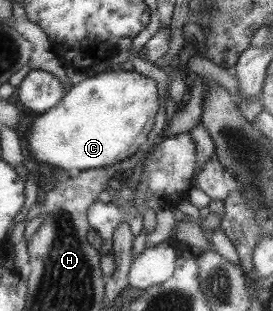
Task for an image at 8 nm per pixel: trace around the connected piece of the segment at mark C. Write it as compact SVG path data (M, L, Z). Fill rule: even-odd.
M106 70L72 85L58 106L34 120L26 136L28 152L34 160L72 174L104 169L138 150L138 144L142 144L150 132L156 110L158 90L154 80L135 71Z

